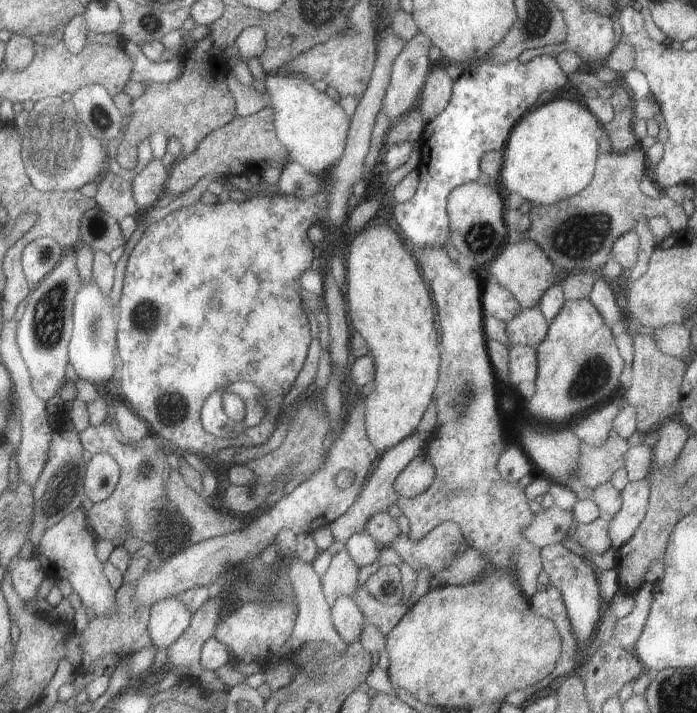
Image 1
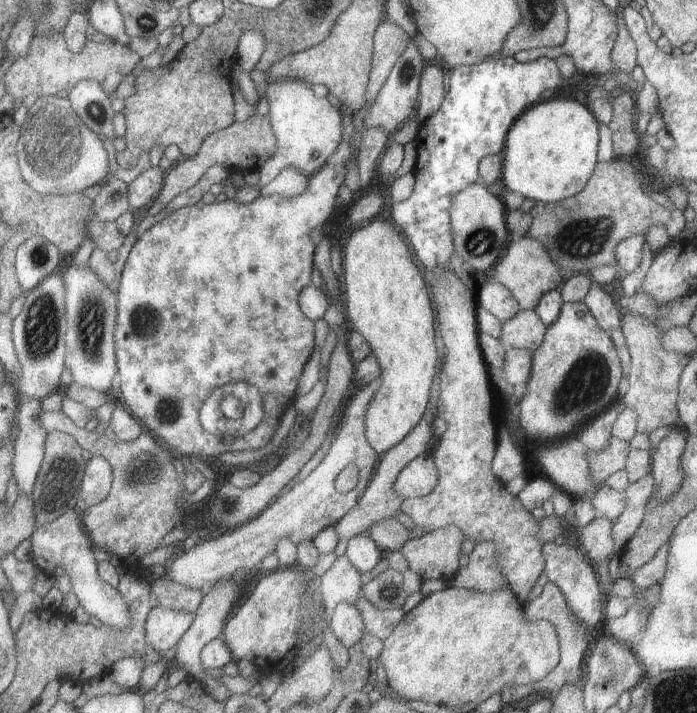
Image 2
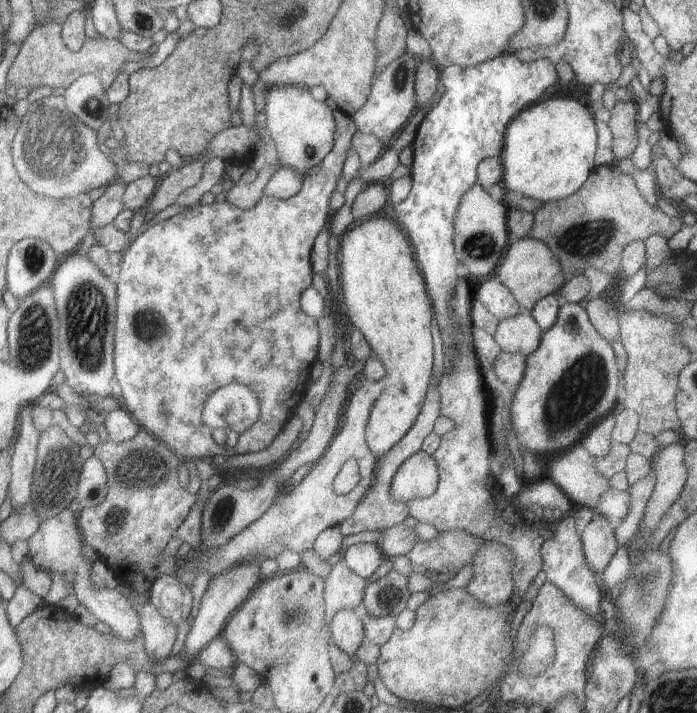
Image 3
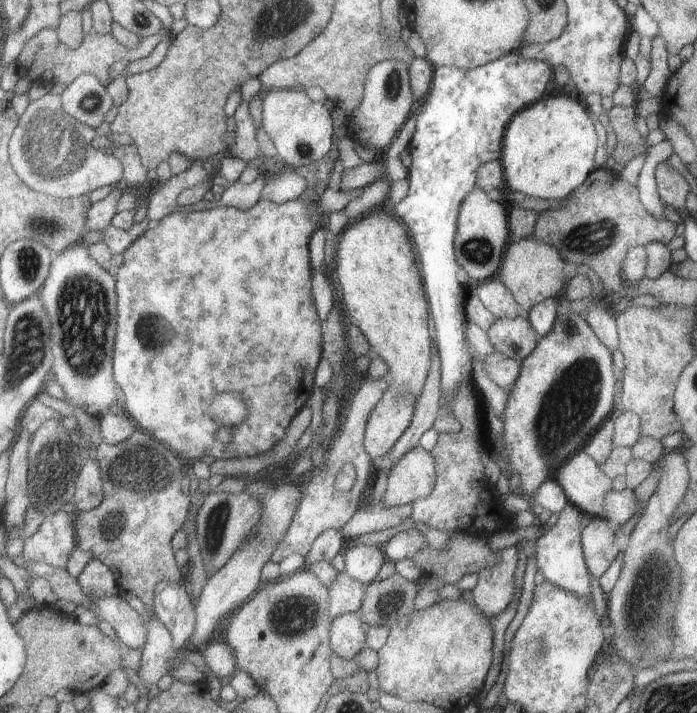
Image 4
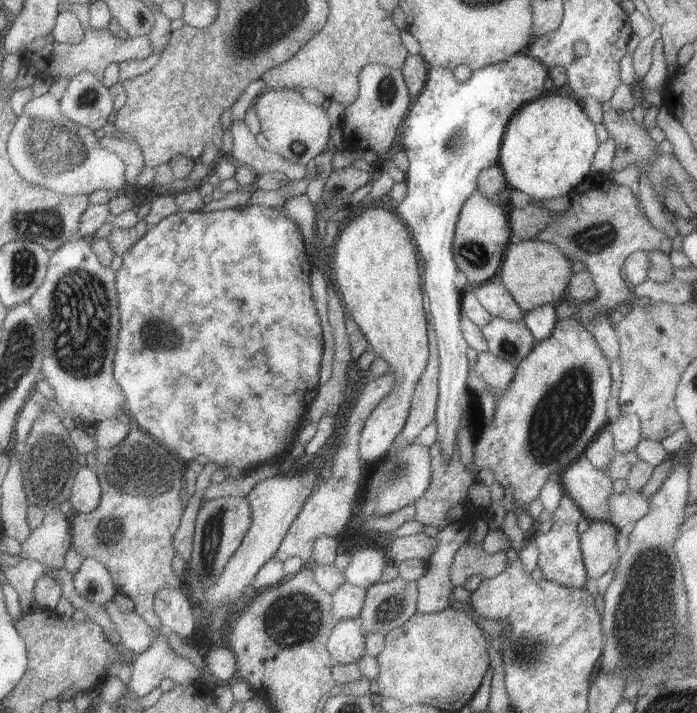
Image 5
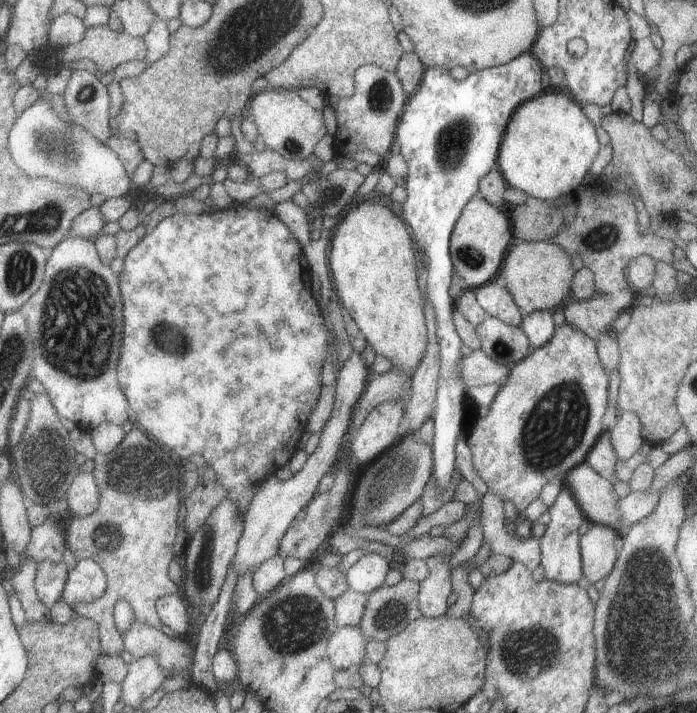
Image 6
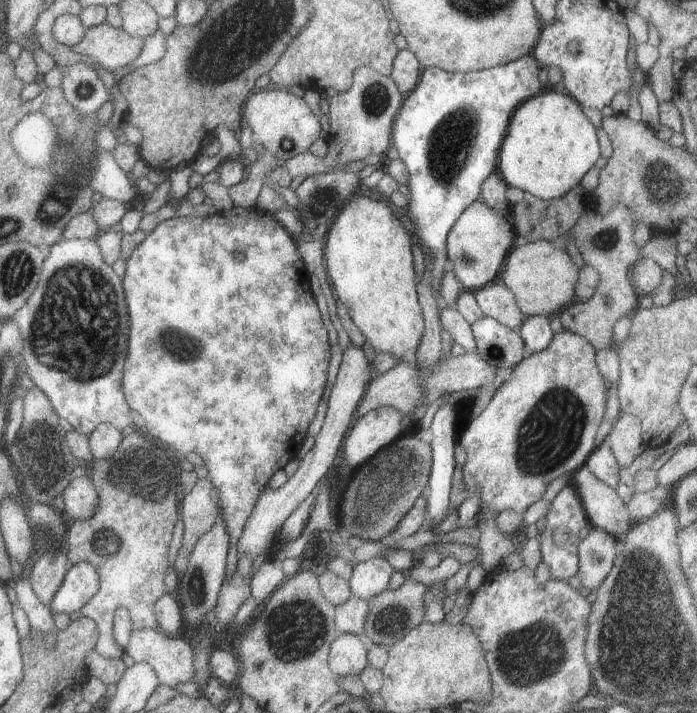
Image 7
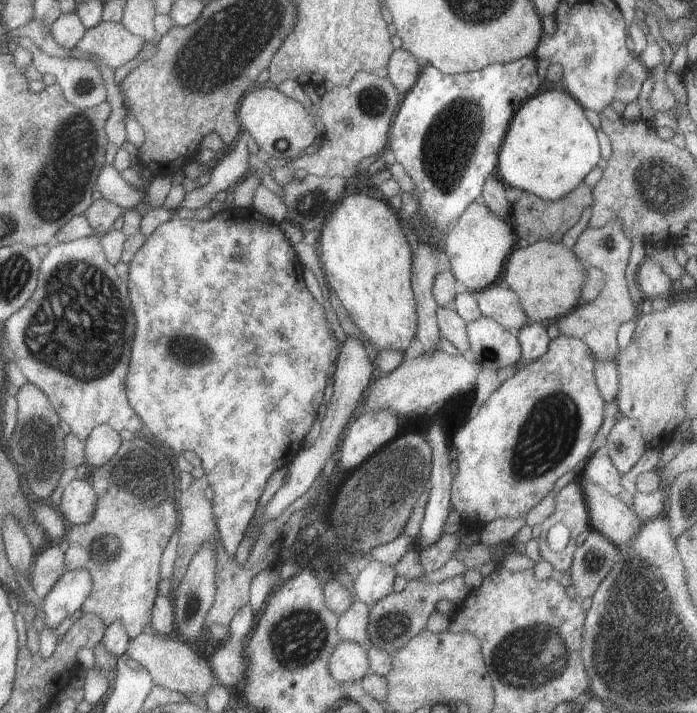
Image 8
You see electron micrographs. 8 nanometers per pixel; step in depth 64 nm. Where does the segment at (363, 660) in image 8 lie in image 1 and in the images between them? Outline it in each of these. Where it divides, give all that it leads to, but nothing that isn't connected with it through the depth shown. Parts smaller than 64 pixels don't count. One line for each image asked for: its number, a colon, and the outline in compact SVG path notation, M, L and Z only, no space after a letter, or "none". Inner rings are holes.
1: M339 596L331 606L331 620L339 636L349 642L357 642L365 630L365 616L359 610L359 604L351 596Z
2: M345 600L335 604L335 608L331 612L331 628L333 628L335 638L345 648L349 648L353 644L359 644L359 640L365 632L365 626L363 626L363 620L361 620L361 614L359 614L357 606L349 604Z
3: M339 608L335 610L331 618L331 640L349 654L357 652L359 646L365 640L365 630L361 622L361 610L349 610L349 608Z
4: M343 612L331 620L331 652L335 652L341 658L355 660L355 654L365 646L367 642L367 626L363 626L359 614Z
5: M343 618L335 624L331 630L331 636L327 640L327 650L335 664L353 664L357 662L365 652L365 630L361 626L359 618Z
6: M341 626L327 642L327 656L335 670L361 666L367 660L367 638L359 626Z
7: M339 634L329 644L329 668L335 678L359 674L367 666L367 650L357 634Z

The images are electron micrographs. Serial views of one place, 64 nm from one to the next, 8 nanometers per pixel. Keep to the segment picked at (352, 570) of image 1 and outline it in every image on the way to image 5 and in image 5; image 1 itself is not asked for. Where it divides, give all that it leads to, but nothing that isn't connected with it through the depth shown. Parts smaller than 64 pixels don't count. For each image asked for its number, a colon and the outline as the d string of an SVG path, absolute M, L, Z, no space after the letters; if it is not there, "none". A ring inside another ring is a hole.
2: M345 554L337 556L333 560L331 568L327 568L327 572L323 572L323 576L319 576L321 598L323 598L325 612L327 612L327 624L331 624L331 612L337 602L345 600L349 604L355 604L355 600L361 592L359 576L361 574L355 570L355 566L349 562L349 558Z
3: M341 554L337 564L333 564L329 572L323 576L323 602L325 602L323 624L331 626L331 618L339 608L361 610L365 586L367 582L345 564L345 558Z
4: M337 570L327 584L327 616L333 620L343 612L359 614L367 584L351 578L345 570Z
5: M343 582L333 594L331 594L331 618L335 620L335 624L343 618L357 618L361 614L363 608L363 600L365 600L365 588L359 588L351 582Z

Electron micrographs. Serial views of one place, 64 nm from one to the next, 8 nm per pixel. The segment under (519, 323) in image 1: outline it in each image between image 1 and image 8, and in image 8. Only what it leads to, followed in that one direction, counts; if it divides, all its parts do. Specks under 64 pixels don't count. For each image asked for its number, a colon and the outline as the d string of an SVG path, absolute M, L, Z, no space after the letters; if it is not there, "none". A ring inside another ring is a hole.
2: M519 310L511 320L503 322L501 344L503 348L525 348L535 352L545 338L547 326L535 310Z
3: M521 310L521 314L499 322L493 334L493 340L501 346L503 352L521 352L529 356L539 348L541 336L543 336L543 330L539 328L531 312Z
4: M501 318L495 320L493 326L487 330L487 336L491 344L495 346L495 352L501 352L509 358L517 358L523 362L537 346L539 336L529 324L527 318Z
5: M493 318L487 326L481 328L481 334L485 336L491 354L515 366L533 350L537 342L523 320L507 322L501 318Z
6: M497 318L483 320L477 328L481 350L503 366L515 366L531 352L531 342L521 326L509 326Z
7: M479 318L471 324L477 354L493 368L513 368L527 356L527 346L519 332L499 324L495 318Z
8: M479 318L467 324L471 348L463 354L467 360L481 364L481 370L501 370L521 362L519 338L513 330L505 330L493 318Z

